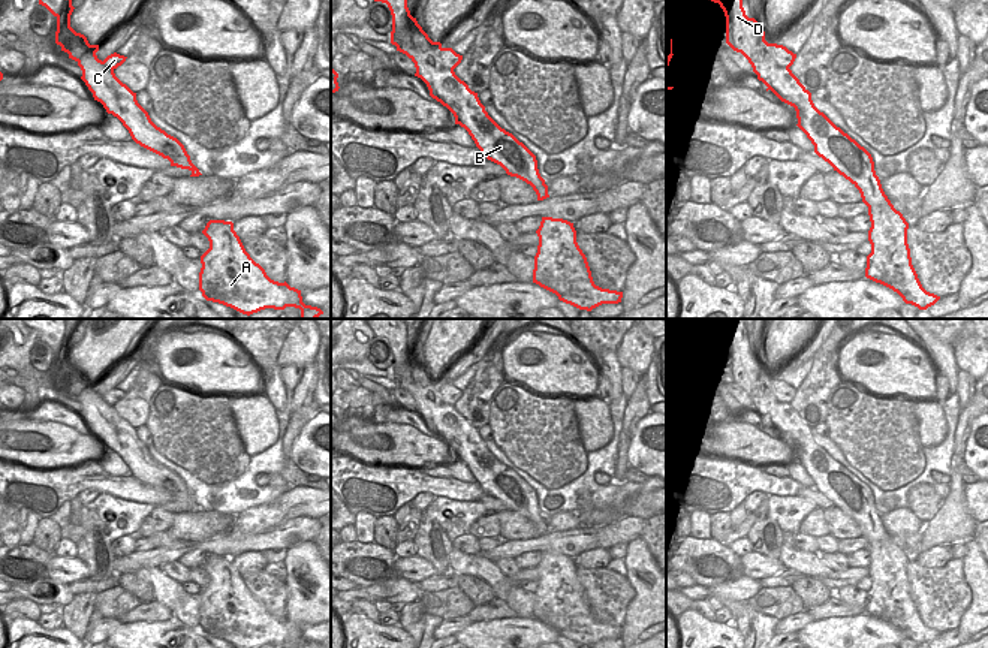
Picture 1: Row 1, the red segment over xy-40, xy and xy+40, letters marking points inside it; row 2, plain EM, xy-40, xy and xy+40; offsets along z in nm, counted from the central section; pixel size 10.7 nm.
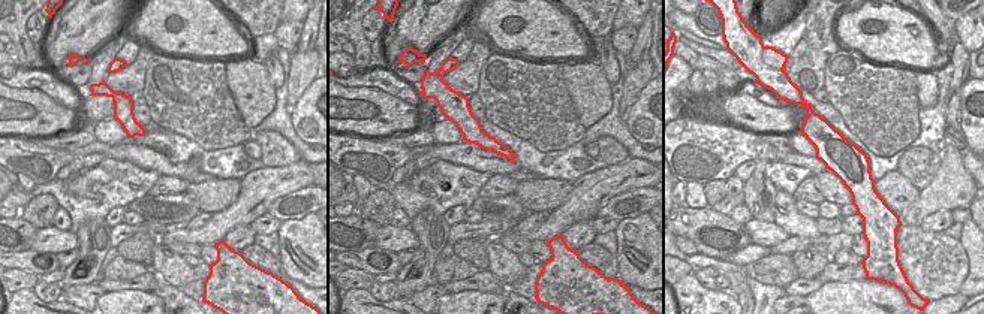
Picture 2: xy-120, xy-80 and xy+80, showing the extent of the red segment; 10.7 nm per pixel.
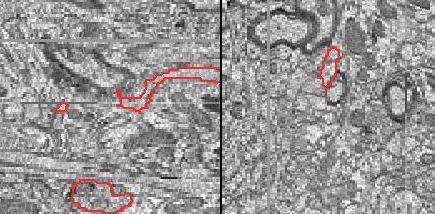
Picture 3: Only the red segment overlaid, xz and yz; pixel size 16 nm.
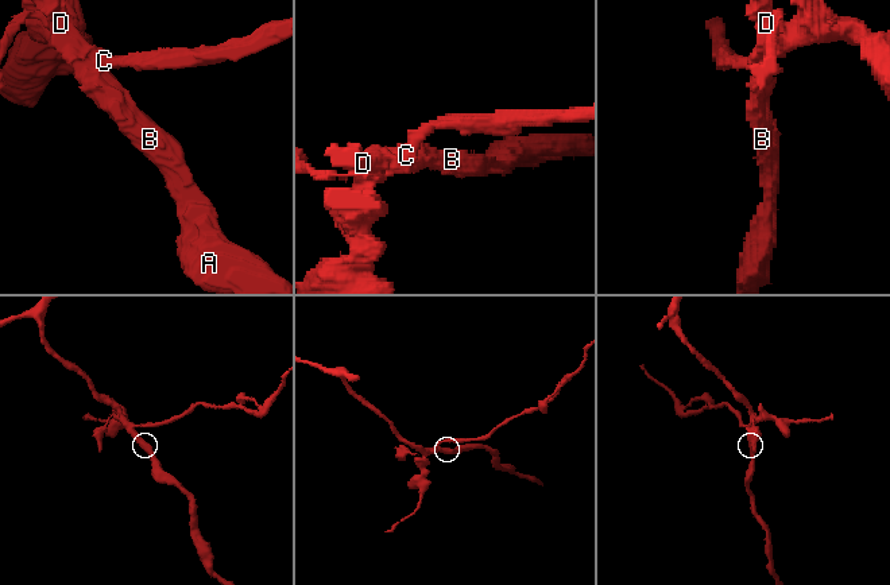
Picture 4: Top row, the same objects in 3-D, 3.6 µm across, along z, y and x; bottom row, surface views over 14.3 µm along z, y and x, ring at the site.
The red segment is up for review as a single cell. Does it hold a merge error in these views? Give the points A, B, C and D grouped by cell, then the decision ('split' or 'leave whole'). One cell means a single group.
A B D / C; split

